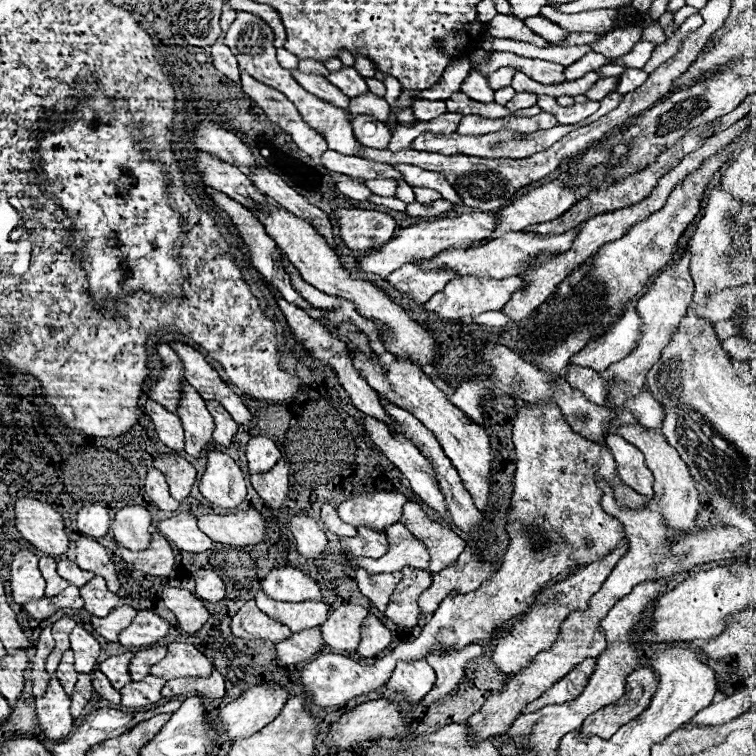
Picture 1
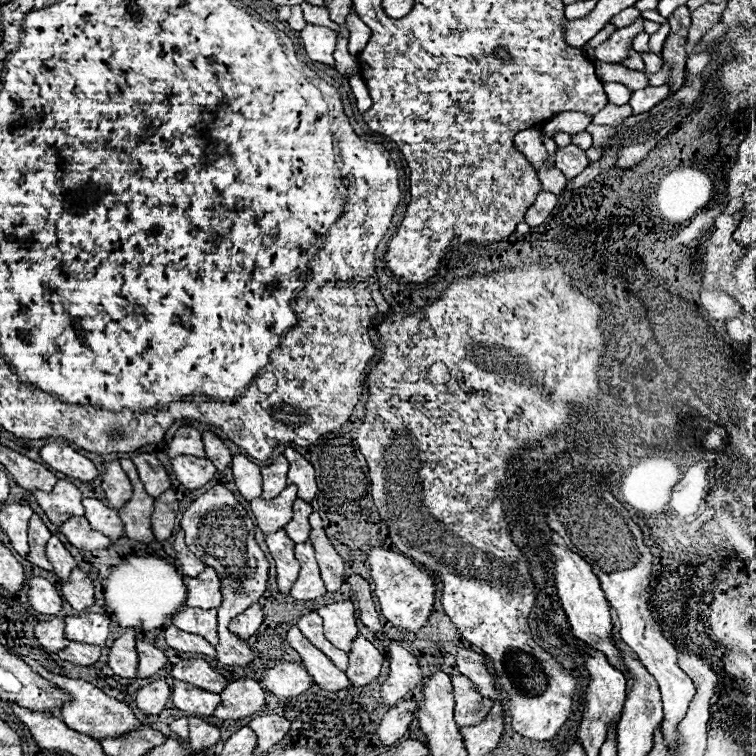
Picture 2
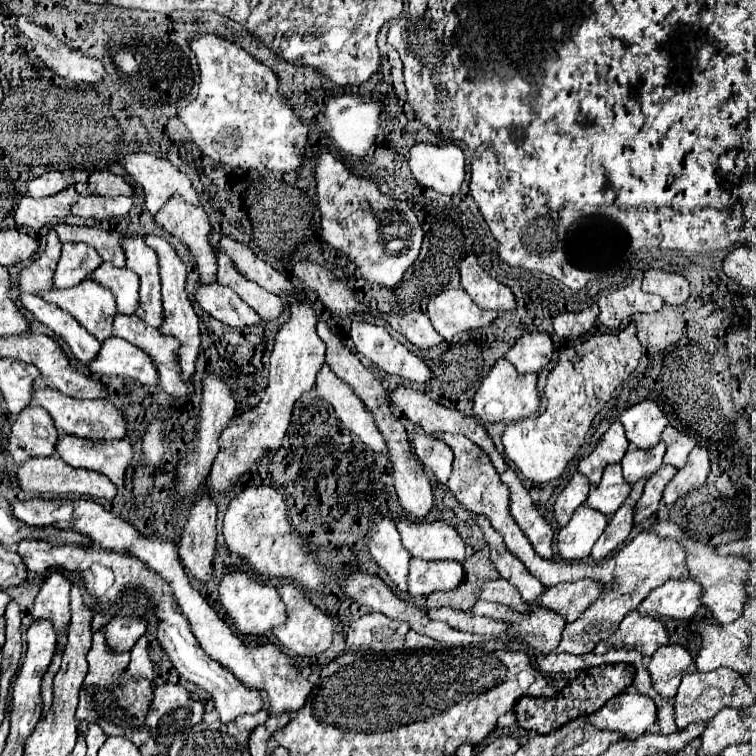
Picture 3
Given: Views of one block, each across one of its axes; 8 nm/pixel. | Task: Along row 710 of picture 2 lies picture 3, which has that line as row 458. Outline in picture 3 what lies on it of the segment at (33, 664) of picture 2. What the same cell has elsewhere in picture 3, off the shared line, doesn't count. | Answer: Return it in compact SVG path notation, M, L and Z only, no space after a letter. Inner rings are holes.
M68 434L60 436L56 452L74 468L86 468L108 476L118 488L124 486L126 468L134 456L134 448L128 440L86 440Z

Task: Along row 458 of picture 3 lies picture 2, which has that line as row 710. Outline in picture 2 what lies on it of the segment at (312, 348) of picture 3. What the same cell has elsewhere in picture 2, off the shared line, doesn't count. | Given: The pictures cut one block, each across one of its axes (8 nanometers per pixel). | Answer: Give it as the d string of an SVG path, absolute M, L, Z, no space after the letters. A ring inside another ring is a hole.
M240 678L230 682L224 692L220 692L220 706L216 708L214 716L220 720L238 720L252 716L266 708L264 690L252 678Z

